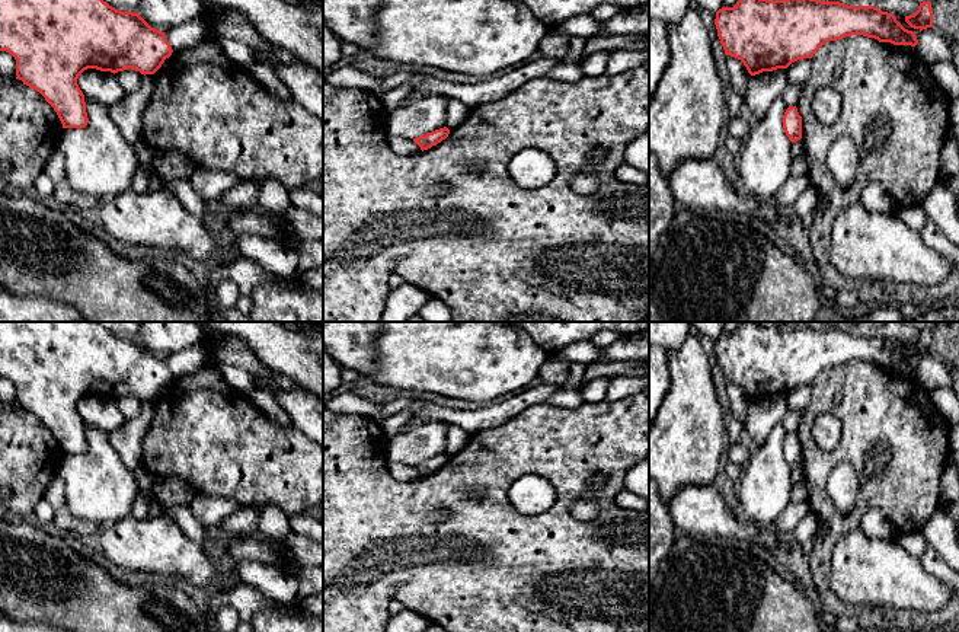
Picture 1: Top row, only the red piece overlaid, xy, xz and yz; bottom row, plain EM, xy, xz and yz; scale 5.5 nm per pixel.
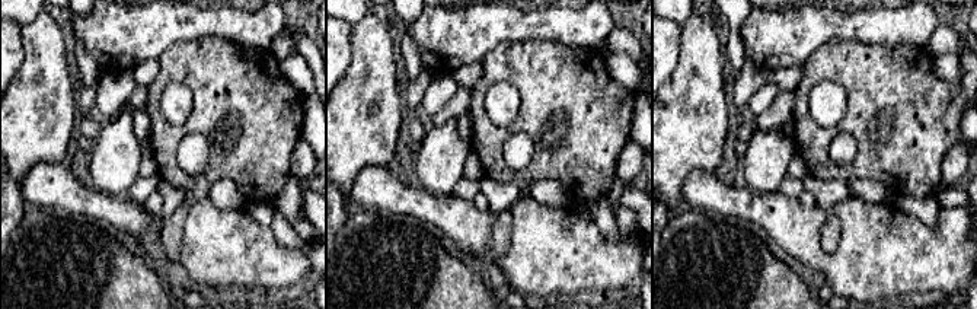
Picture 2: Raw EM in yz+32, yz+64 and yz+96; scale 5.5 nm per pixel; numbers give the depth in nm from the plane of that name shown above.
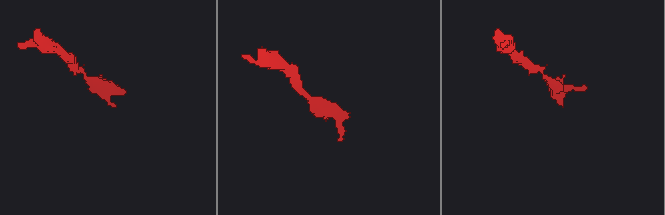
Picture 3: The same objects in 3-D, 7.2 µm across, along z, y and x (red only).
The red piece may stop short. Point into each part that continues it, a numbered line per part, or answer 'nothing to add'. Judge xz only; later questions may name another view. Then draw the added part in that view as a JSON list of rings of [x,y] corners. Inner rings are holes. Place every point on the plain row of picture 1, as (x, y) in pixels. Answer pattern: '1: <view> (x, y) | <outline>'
nothing to add

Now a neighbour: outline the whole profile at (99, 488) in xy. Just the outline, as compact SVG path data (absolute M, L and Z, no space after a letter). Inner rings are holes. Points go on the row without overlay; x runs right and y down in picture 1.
M86 425L89 449L84 454L63 454L57 475L65 483L65 504L80 520L95 523L100 529L128 517L138 494L134 472L128 470L115 449L109 443L109 435Z

